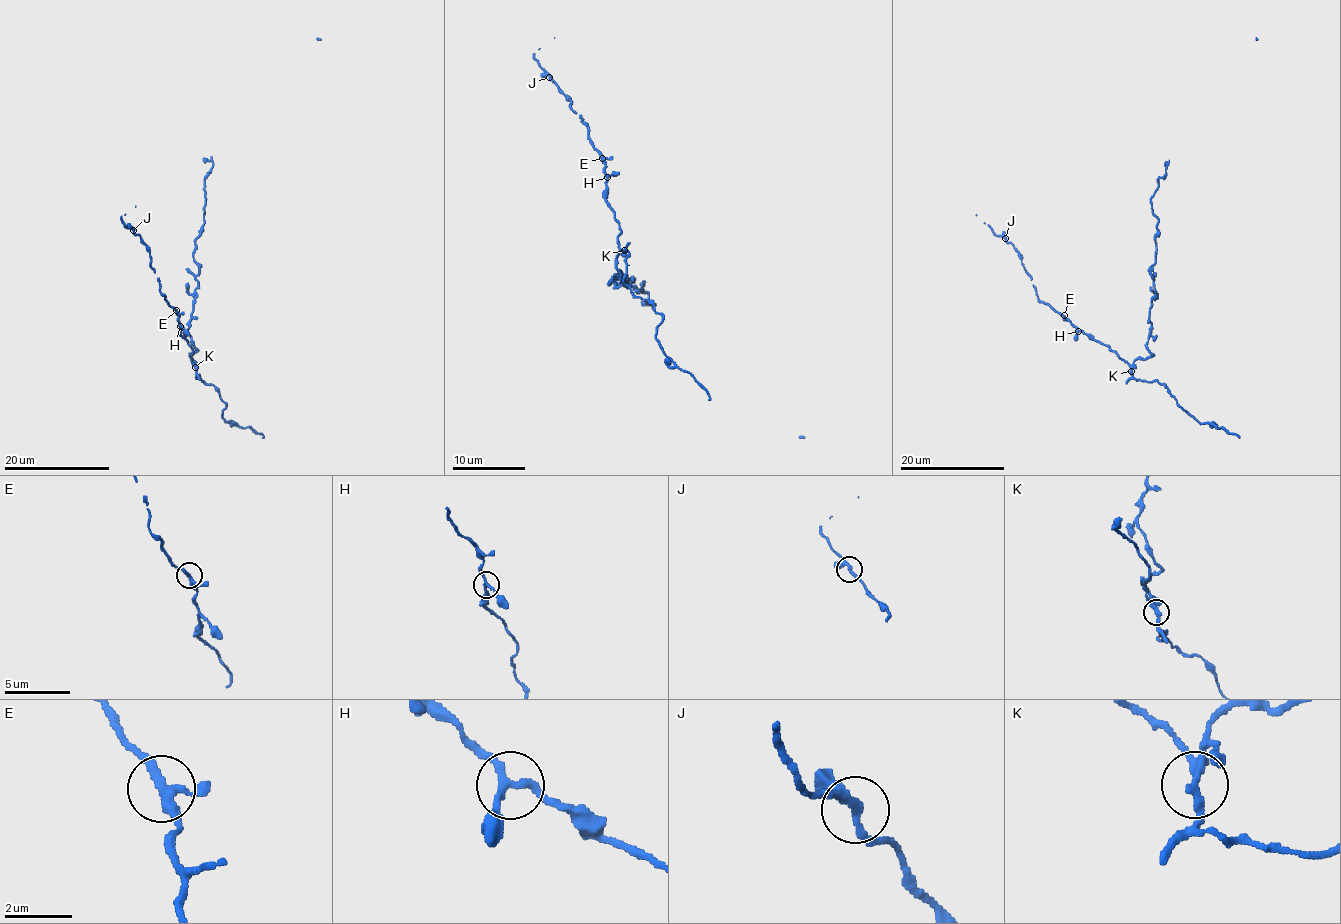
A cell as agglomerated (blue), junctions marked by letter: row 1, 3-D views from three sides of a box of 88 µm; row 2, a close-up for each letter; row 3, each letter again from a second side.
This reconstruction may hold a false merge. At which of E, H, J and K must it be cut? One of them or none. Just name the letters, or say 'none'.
K

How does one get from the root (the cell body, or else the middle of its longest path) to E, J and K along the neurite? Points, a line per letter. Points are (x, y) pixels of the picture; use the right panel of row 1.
E: (1151, 302), (1151, 331), (1146, 346), (1152, 354), (1137, 358), (1132, 365), (1080, 331), (1064, 315)
J: (1151, 302), (1151, 331), (1146, 346), (1152, 354), (1129, 365), (1038, 299), (1020, 254), (1005, 238)
K: (1151, 302), (1149, 322), (1151, 331), (1146, 346), (1152, 354), (1143, 359), (1137, 358), (1132, 371)

